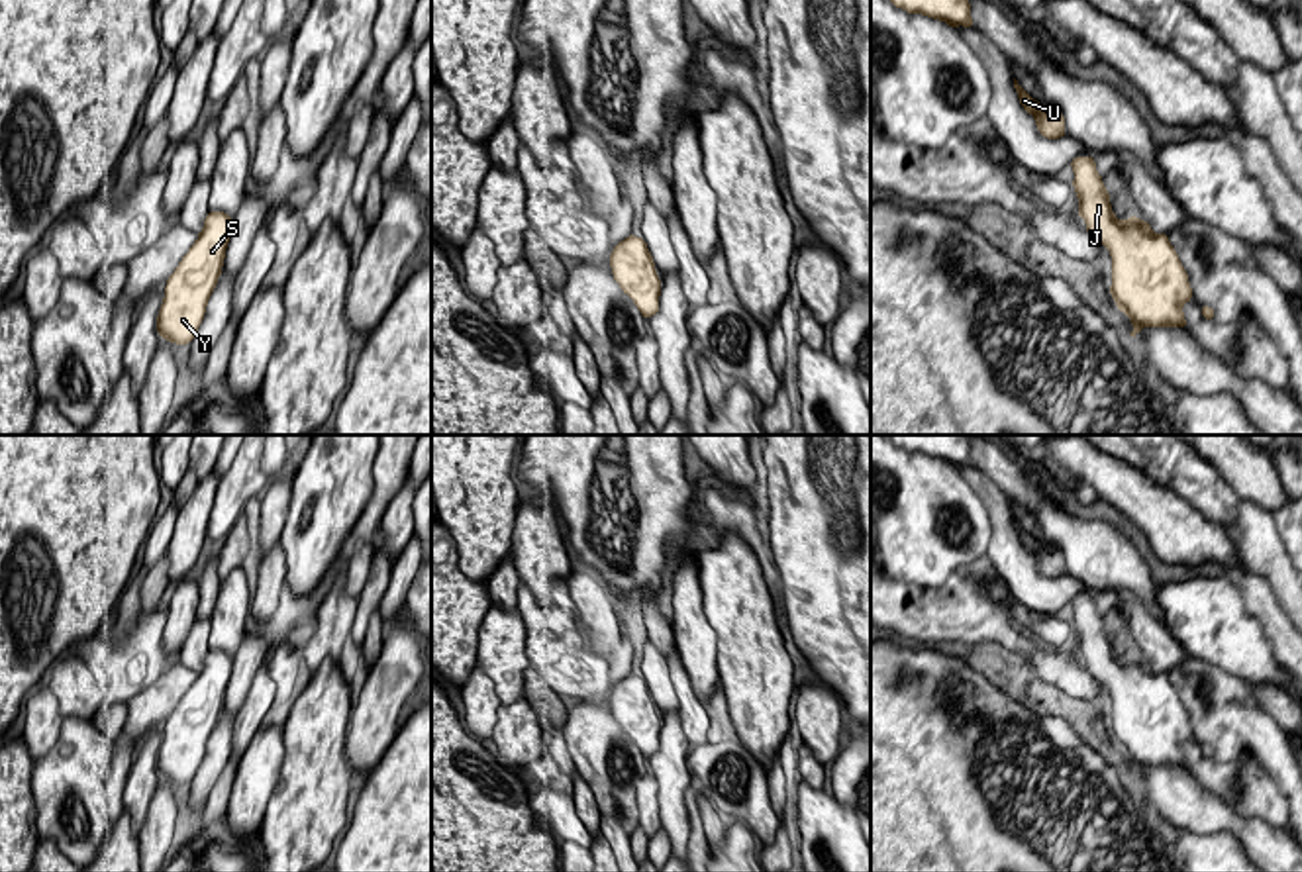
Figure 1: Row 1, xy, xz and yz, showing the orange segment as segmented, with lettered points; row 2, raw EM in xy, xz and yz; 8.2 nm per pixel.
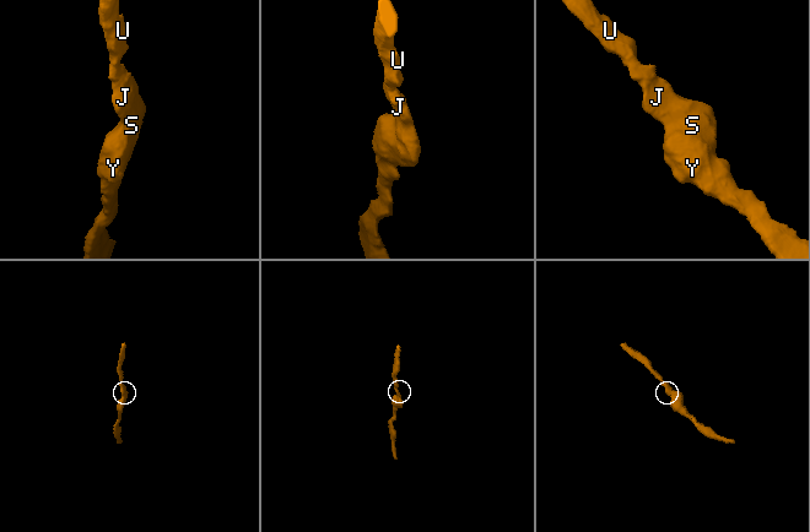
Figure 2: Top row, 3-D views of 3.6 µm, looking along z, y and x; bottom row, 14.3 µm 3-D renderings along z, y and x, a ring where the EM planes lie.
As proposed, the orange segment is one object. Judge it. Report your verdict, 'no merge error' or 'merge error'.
no merge error

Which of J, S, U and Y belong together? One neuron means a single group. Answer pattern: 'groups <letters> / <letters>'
groups J S U Y

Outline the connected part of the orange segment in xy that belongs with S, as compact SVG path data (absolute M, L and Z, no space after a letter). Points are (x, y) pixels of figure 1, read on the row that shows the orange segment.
M208 212L204 229L169 276L165 298L157 315L161 339L186 345L198 333L210 294L222 274L233 218L225 212Z

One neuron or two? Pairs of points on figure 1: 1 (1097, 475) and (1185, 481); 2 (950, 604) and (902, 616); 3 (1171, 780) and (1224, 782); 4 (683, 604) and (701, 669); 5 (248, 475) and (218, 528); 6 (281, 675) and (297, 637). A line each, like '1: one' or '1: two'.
1: two
2: one
3: two
4: one
5: one
6: one

